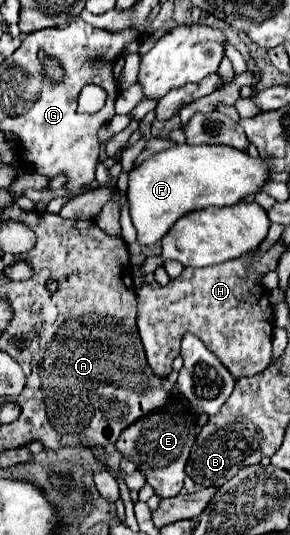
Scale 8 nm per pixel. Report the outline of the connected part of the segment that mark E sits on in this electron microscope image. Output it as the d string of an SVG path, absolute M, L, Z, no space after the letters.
M174 398L168 406L158 408L142 418L138 418L134 424L130 424L118 438L116 448L120 454L128 460L132 460L138 470L146 476L148 484L154 486L156 494L162 498L176 496L182 490L184 482L184 466L188 462L188 454L192 444L196 442L198 422L196 416L186 408L182 398Z

